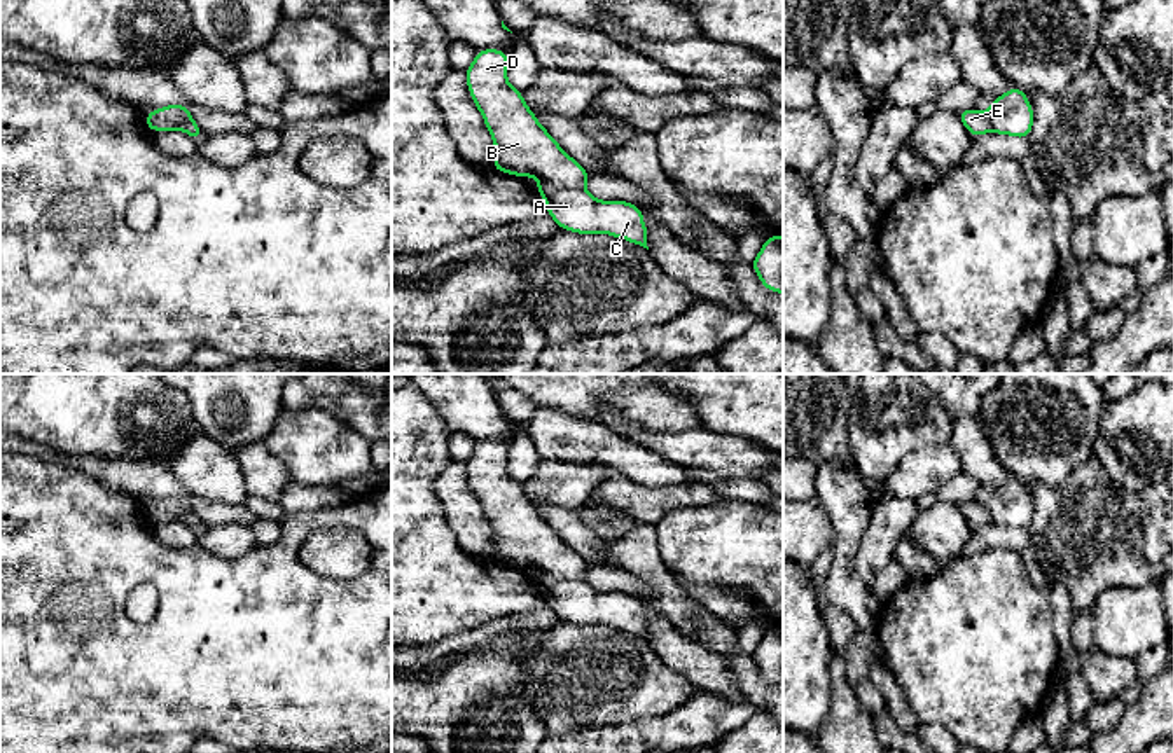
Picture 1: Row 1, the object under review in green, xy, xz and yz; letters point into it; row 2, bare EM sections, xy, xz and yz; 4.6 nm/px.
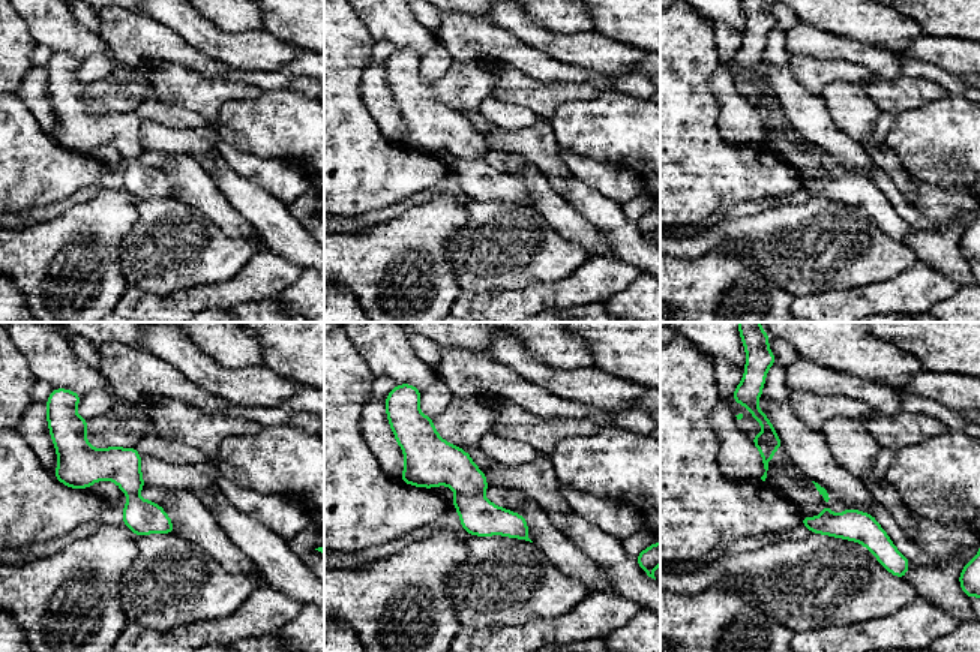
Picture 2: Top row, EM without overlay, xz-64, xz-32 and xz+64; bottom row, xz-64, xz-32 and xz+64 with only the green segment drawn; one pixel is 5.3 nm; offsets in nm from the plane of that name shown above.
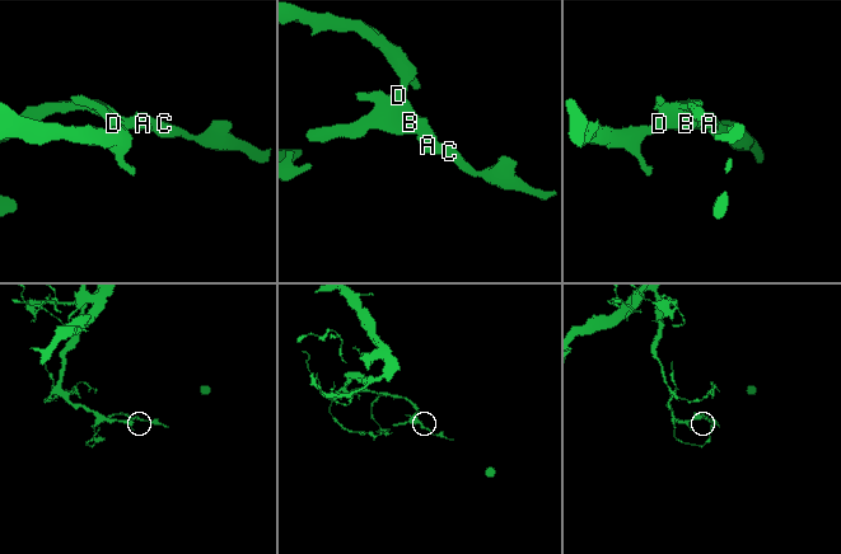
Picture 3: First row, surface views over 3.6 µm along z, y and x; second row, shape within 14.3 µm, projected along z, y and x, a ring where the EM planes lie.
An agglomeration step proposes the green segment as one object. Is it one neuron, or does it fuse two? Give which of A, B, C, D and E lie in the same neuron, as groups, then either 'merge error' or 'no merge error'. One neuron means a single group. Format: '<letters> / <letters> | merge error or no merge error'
A C / B D E | merge error

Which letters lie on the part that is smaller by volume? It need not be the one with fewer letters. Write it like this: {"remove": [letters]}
{"remove": ["A", "C"]}

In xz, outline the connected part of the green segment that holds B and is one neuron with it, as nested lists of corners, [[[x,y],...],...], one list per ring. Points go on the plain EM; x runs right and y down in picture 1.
[[[484,440],[465,461],[469,484],[495,535],[491,557],[514,568],[586,582],[589,563],[559,538],[528,500],[523,484],[509,475],[507,454],[507,444]]]

